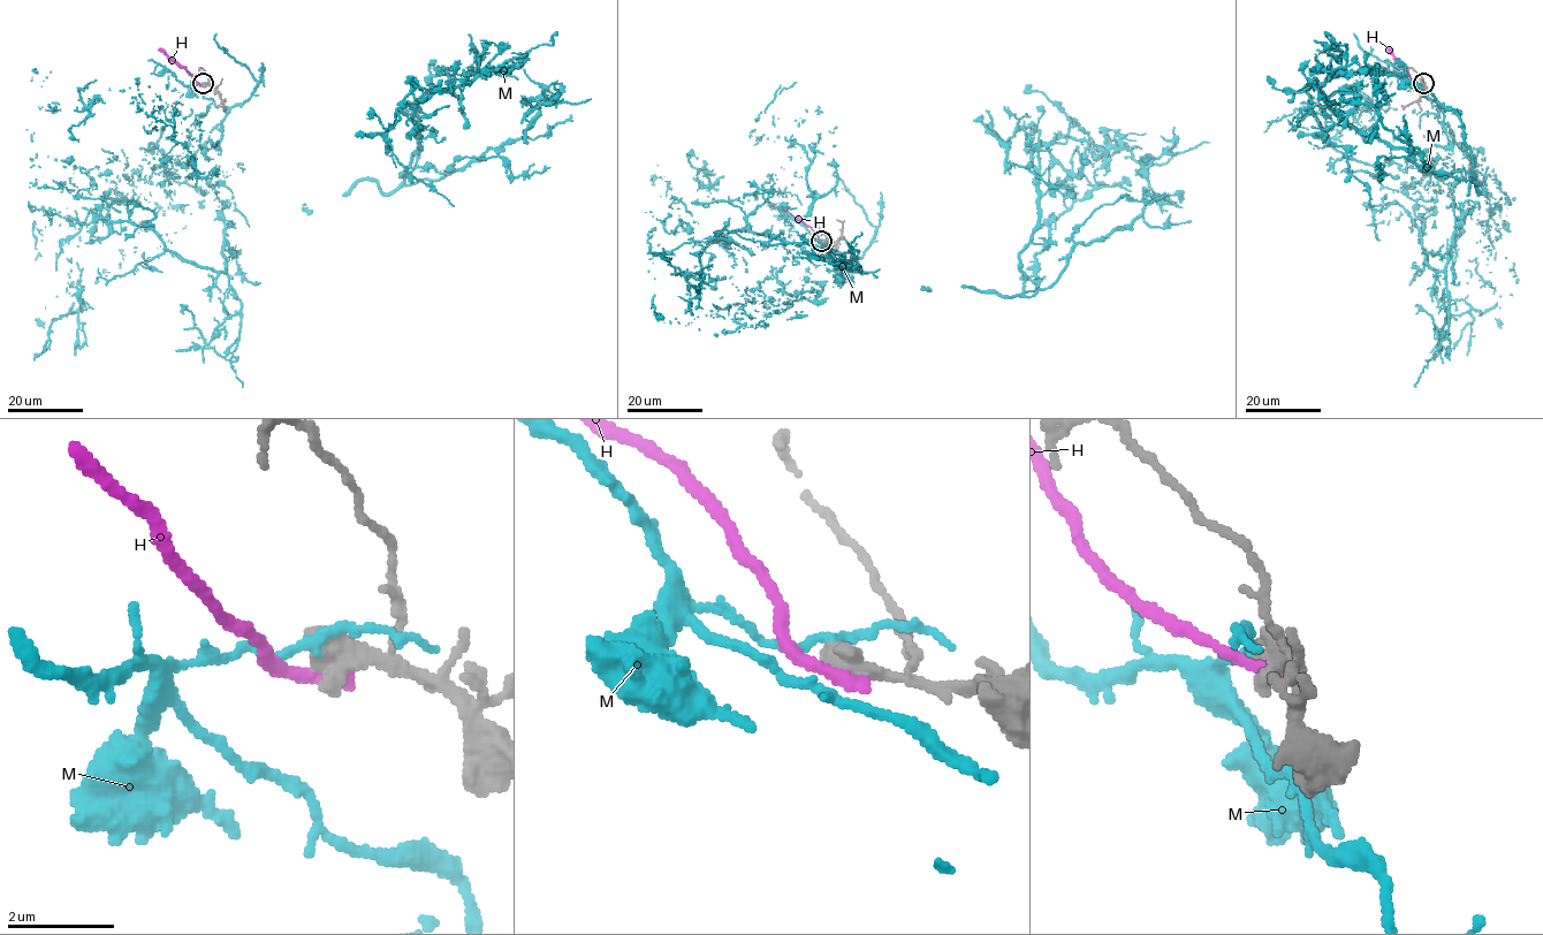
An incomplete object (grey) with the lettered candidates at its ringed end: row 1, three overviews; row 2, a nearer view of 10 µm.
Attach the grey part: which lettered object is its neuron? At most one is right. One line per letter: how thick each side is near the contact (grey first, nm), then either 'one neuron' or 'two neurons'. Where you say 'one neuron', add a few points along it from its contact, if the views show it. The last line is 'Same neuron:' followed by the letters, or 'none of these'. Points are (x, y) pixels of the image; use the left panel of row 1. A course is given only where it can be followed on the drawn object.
H: 550 nm thick on the grey side, 280 nm on the other; two neurons
M: 500 nm thick on the grey side, 150 nm on the other; two neurons
Same neuron: none of these

